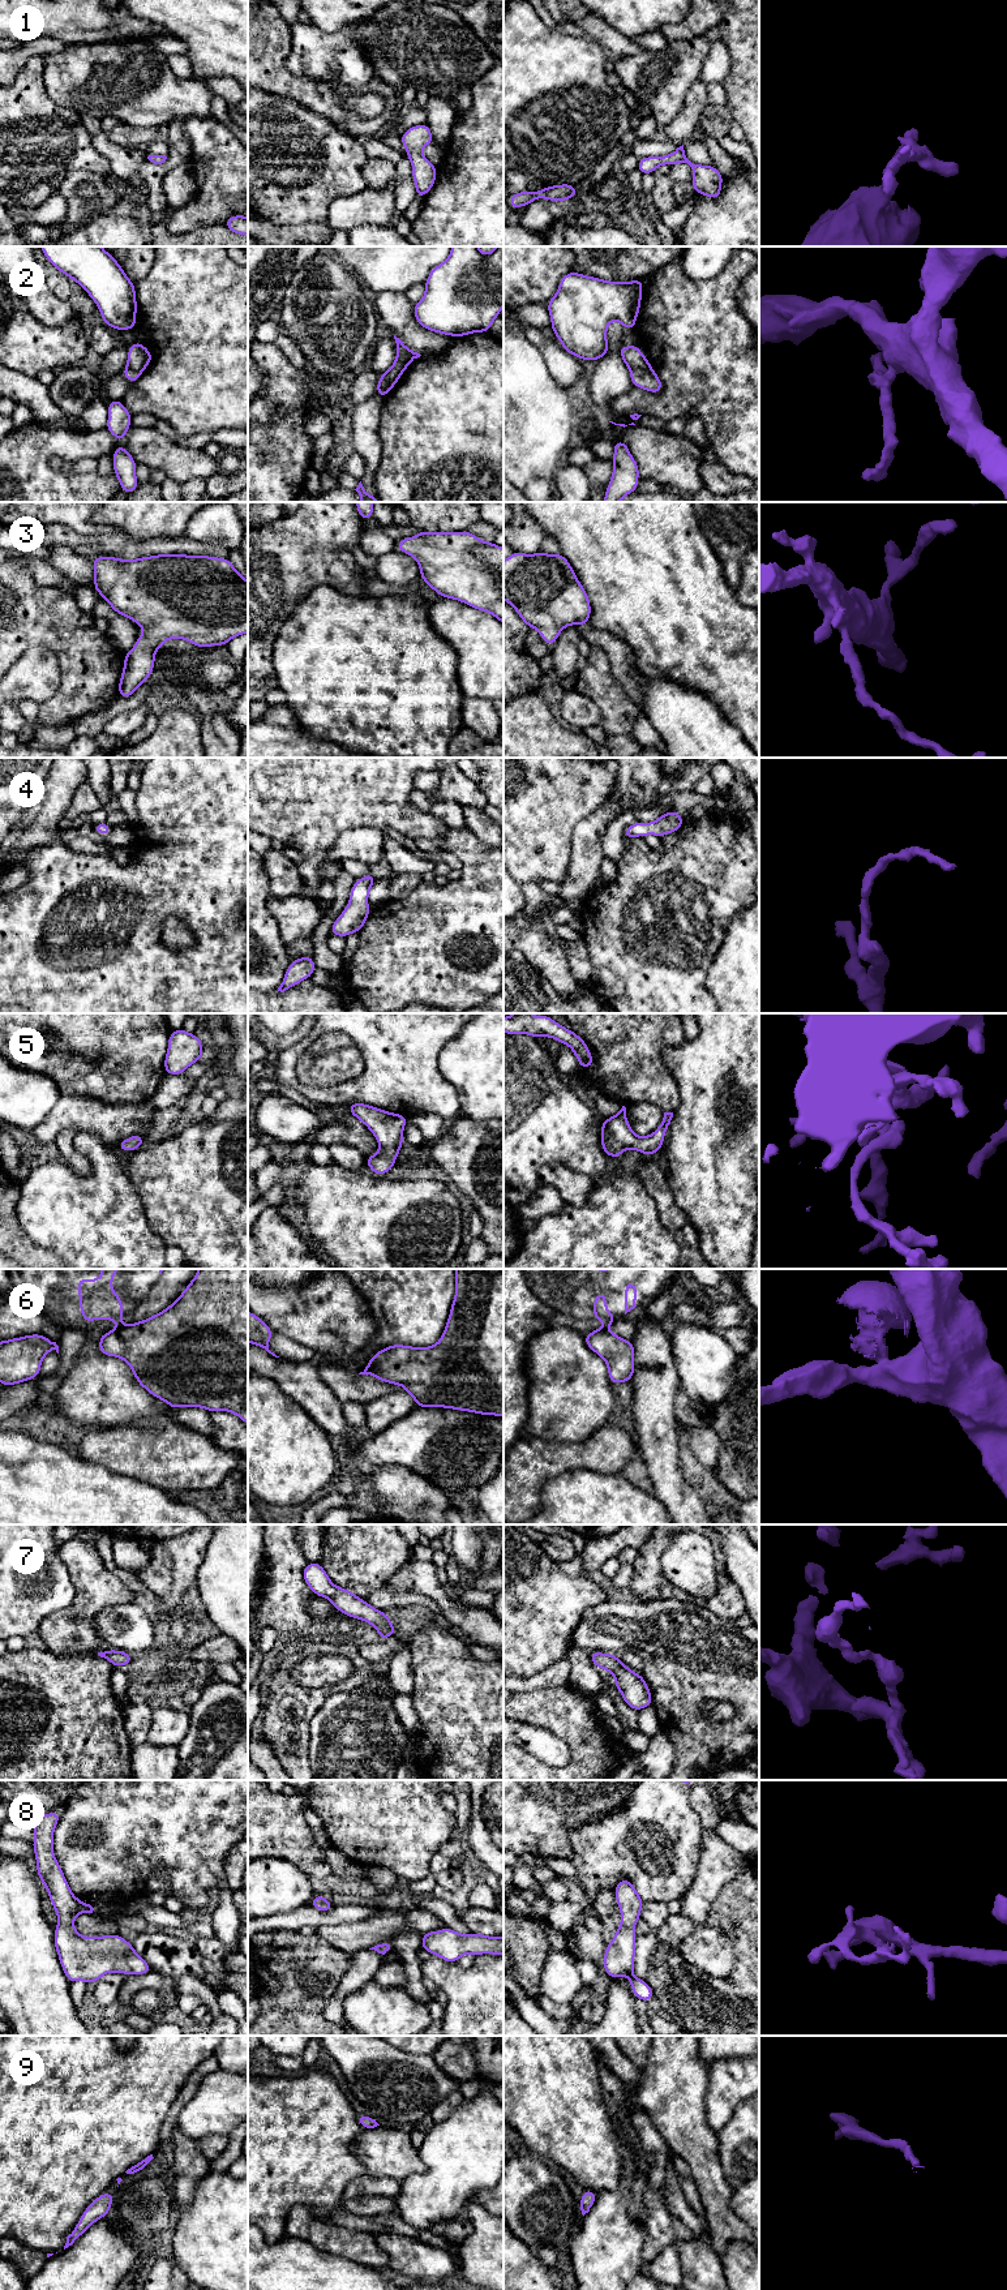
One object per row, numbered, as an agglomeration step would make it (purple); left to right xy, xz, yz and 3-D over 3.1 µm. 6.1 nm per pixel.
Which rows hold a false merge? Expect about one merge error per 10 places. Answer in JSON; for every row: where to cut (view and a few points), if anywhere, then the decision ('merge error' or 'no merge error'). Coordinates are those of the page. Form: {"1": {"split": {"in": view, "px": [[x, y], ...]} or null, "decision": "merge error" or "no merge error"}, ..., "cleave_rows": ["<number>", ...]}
{"1": {"split": null, "decision": "no merge error"}, "2": {"split": {"in": "yz", "px": [[650, 364], [630, 369]]}, "decision": "merge error"}, "3": {"split": null, "decision": "no merge error"}, "4": {"split": null, "decision": "no merge error"}, "5": {"split": null, "decision": "no merge error"}, "6": {"split": {"in": "yz", "px": [[598, 1329], [607, 1330]]}, "decision": "merge error"}, "7": {"split": null, "decision": "no merge error"}, "8": {"split": null, "decision": "no merge error"}, "9": {"split": null, "decision": "no merge error"}, "cleave_rows": ["2", "6"]}

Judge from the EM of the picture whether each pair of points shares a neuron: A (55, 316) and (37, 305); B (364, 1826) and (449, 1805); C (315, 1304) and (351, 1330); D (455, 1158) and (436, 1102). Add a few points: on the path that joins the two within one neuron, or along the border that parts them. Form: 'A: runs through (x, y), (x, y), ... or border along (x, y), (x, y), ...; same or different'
A: runs through (51, 314), (41, 305); same
B: border along (442, 1793), (441, 1804), (453, 1814); different
C: runs through (324, 1313), (328, 1313), (342, 1325); same
D: border along (461, 1114), (454, 1120); different

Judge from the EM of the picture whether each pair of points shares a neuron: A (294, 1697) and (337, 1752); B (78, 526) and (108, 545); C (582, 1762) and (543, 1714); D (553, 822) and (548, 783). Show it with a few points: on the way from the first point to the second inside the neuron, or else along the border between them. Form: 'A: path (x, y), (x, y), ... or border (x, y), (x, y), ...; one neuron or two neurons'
A: border (330, 1694), (311, 1720), (308, 1749); two neurons
B: border (63, 524), (82, 535), (112, 535), (119, 532); two neurons
C: path (582, 1748), (557, 1720); one neuron
D: path (548, 813), (548, 792); one neuron

